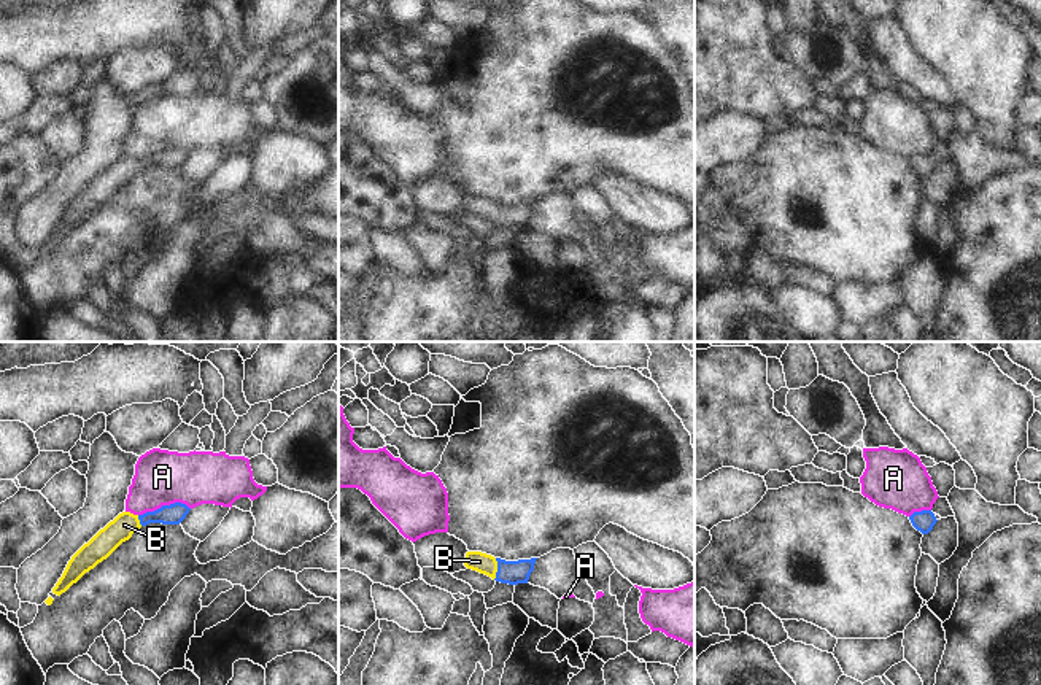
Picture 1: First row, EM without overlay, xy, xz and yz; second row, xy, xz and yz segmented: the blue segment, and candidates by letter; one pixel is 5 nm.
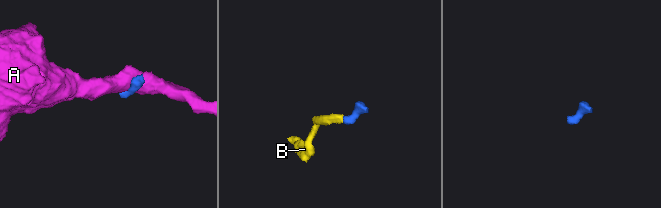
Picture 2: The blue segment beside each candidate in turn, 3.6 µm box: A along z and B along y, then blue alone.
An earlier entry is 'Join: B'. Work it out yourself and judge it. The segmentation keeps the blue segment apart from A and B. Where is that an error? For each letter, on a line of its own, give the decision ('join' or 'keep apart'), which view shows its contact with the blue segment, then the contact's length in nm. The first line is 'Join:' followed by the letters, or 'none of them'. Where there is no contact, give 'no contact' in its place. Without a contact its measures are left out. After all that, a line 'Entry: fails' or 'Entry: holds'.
Join: B
A: keep apart; meets blue in xy; contact 260 nm long
B: join; meets blue in xz; contact 110 nm long
Entry: holds

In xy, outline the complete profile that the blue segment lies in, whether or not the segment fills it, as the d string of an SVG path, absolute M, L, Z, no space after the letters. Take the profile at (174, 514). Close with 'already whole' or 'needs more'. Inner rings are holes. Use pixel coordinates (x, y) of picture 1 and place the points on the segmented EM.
M175 502L143 515L119 513L72 556L52 593L57 596L65 593L86 572L106 559L122 542L129 540L141 526L149 523L180 524L189 510L186 504Z; needs more

